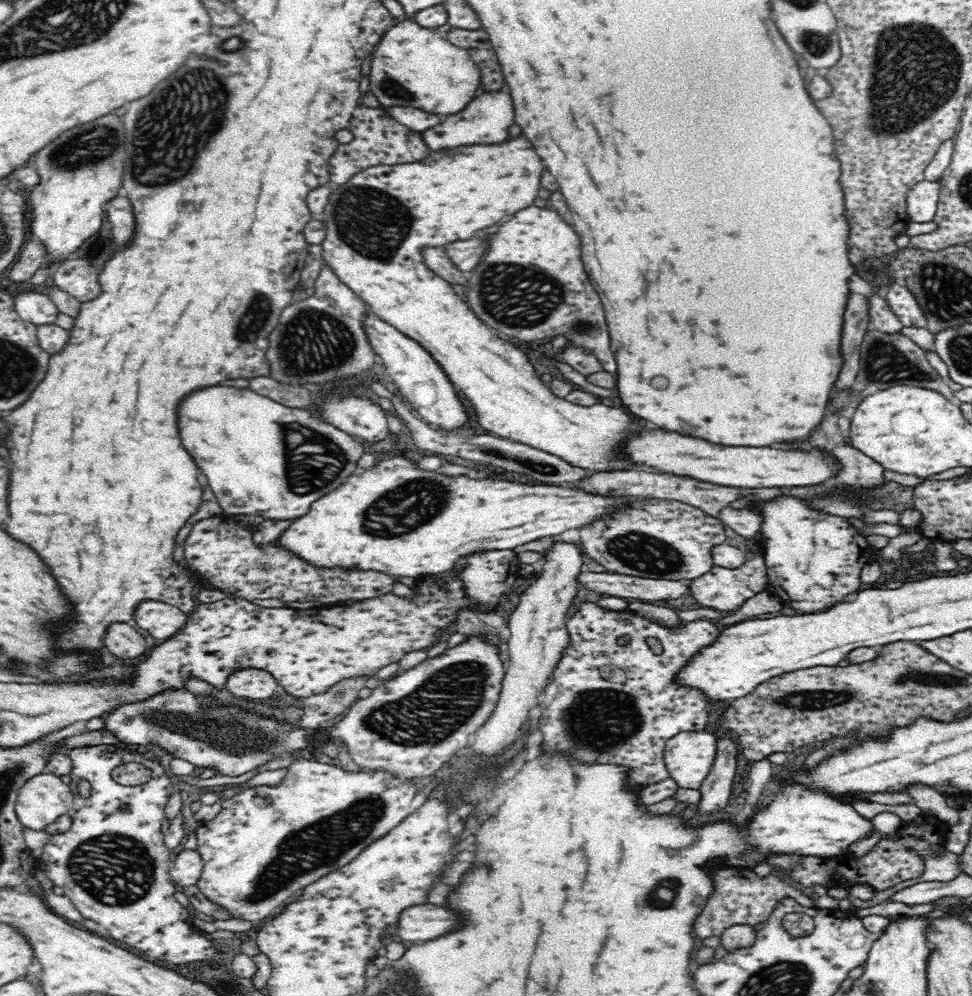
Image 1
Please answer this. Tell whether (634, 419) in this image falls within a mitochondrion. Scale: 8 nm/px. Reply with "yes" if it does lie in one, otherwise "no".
no

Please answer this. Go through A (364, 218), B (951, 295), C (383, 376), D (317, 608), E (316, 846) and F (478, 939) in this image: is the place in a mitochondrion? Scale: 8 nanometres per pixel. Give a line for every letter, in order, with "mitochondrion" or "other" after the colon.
A: mitochondrion
B: mitochondrion
C: other
D: other
E: mitochondrion
F: other

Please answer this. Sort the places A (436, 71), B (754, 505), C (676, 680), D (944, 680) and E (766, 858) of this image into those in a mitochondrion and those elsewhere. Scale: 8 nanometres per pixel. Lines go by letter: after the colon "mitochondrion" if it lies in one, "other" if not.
A: other
B: other
C: other
D: mitochondrion
E: other

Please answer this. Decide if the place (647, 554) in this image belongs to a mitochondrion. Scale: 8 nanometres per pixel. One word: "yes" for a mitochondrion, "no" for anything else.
yes

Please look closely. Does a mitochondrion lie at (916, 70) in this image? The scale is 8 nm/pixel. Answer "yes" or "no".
yes

